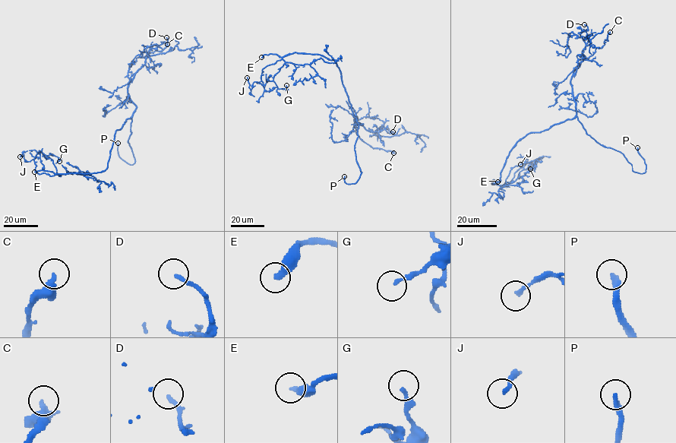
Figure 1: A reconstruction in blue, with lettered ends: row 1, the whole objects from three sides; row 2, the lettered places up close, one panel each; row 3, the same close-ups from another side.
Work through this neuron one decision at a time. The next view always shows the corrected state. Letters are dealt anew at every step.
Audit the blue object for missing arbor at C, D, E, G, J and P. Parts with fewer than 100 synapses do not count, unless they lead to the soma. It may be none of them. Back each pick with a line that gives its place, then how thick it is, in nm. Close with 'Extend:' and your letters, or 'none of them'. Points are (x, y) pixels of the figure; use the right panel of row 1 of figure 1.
E: (497, 181) | 320 nm
P: (637, 147) | 280 nm
Extend: E, P

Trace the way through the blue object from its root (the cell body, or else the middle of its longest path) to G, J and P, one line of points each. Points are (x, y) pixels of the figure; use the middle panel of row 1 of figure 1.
G: (344, 87), (334, 60), (295, 52), (282, 58), (285, 63), (273, 77), (278, 88), (286, 90), (286, 85)
J: (344, 87), (334, 60), (316, 54), (292, 52), (266, 66), (263, 86), (254, 81), (251, 90), (247, 77)
P: (344, 87), (352, 115), (359, 124), (354, 150), (361, 172), (354, 183), (346, 183), (344, 176)

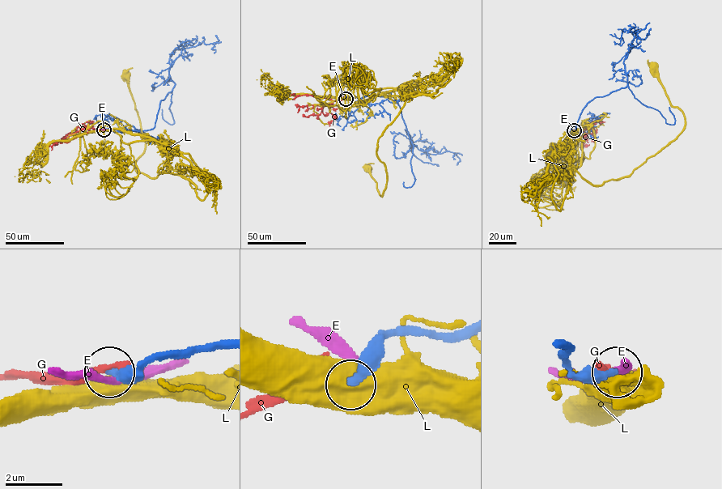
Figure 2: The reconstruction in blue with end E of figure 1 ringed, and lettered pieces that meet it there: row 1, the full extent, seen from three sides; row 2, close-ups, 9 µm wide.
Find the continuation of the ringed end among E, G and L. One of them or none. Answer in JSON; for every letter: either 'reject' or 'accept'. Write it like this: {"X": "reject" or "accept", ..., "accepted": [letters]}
{"E": "reject", "G": "reject", "L": "reject", "accepted": []}

